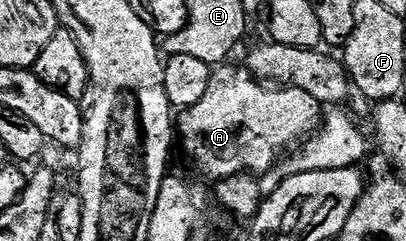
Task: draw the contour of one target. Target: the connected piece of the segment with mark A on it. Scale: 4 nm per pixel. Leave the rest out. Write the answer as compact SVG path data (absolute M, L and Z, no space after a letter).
M220 66L215 69L210 78L210 87L206 90L206 98L202 102L194 102L194 106L183 109L178 116L178 144L184 147L184 152L205 172L208 176L213 176L213 181L230 179L231 176L242 176L245 174L263 174L271 170L276 164L280 163L282 157L289 150L295 149L301 142L308 140L320 128L322 123L322 106L318 98L306 94L306 90L289 88L287 86L269 86L267 83L255 79L247 67L228 68L229 66Z

